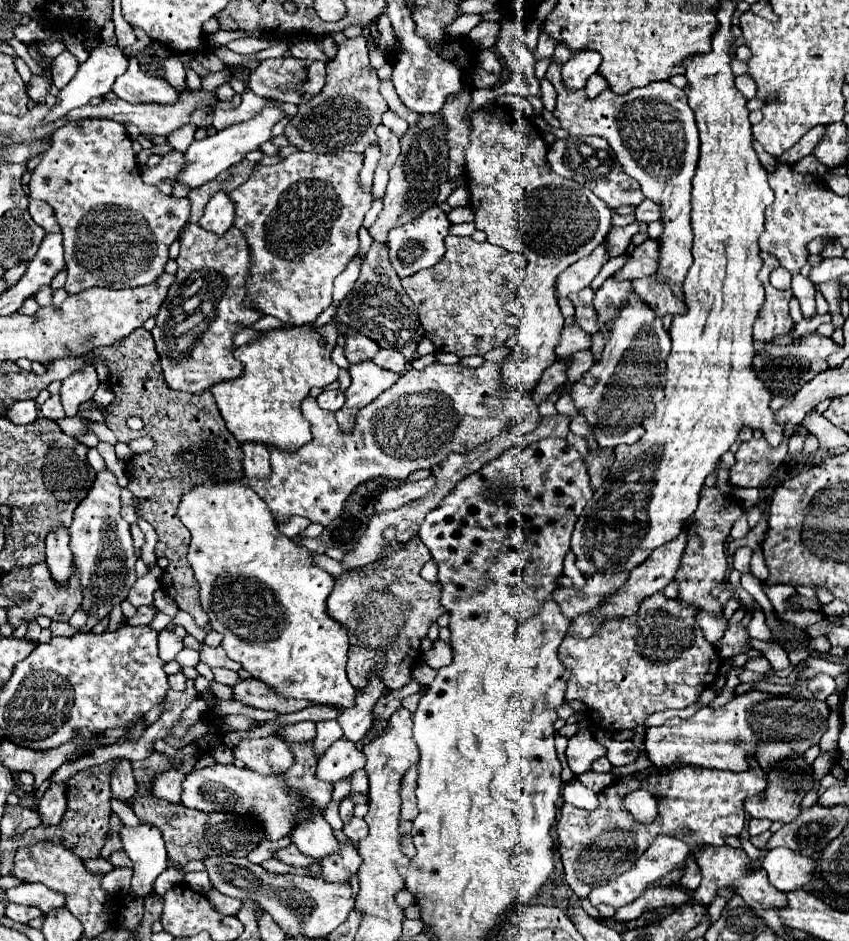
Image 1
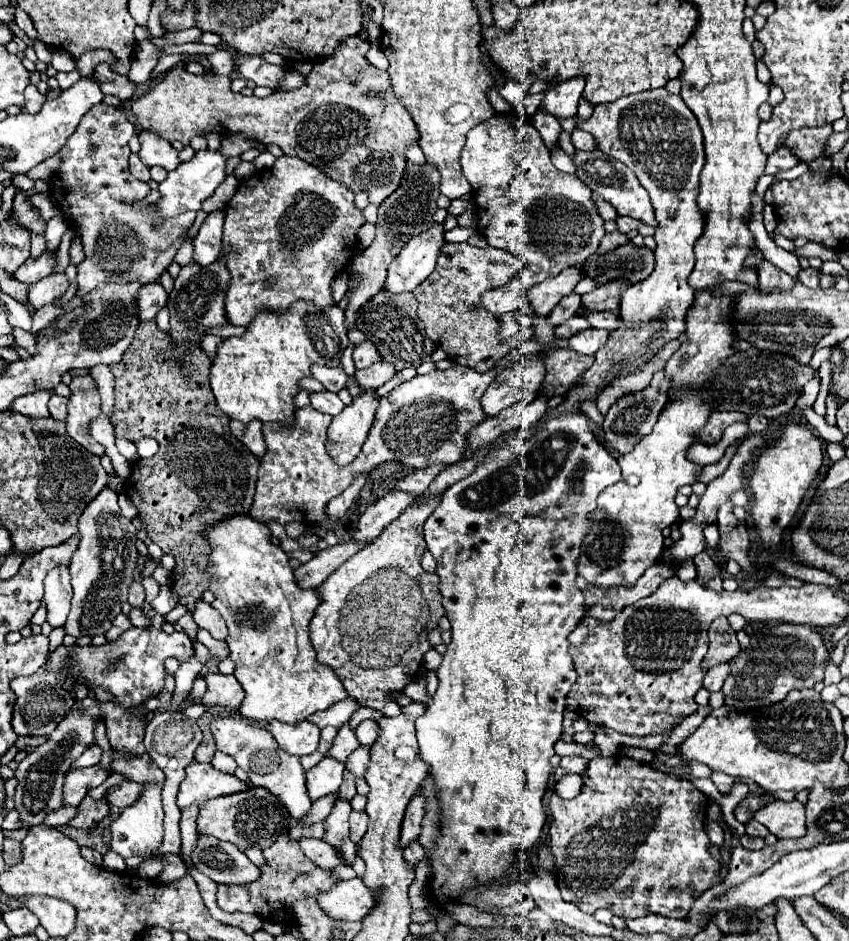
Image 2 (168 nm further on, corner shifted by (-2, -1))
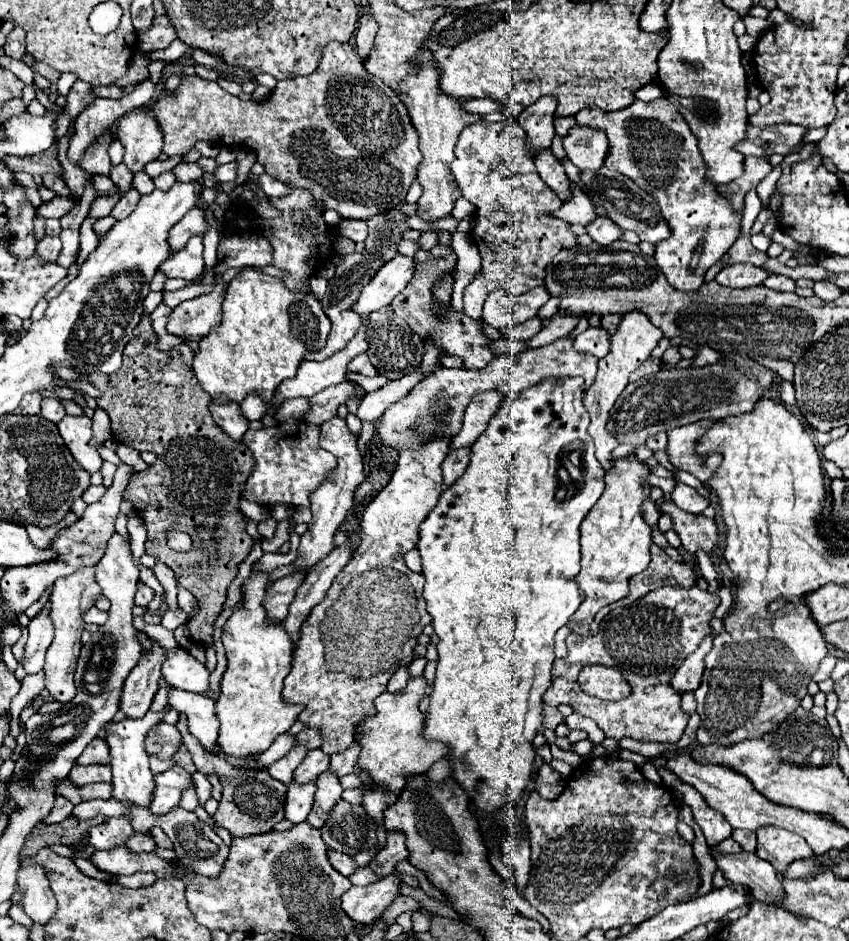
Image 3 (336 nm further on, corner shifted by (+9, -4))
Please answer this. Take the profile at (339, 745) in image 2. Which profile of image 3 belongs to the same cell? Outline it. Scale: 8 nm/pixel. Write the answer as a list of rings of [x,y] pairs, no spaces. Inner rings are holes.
[[[320,748],[308,750],[306,758],[300,762],[300,766],[294,770],[294,782],[296,784],[310,784],[318,778],[318,774],[326,772],[330,766],[330,756],[324,754]]]

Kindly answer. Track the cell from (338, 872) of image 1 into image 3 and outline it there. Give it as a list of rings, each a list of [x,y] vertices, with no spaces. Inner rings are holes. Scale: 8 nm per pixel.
[[[330,770],[322,772],[316,780],[316,794],[314,794],[314,806],[312,812],[308,816],[308,824],[312,824],[314,828],[322,826],[322,820],[328,816],[330,808],[340,800],[342,796],[342,786],[338,776],[334,776]]]

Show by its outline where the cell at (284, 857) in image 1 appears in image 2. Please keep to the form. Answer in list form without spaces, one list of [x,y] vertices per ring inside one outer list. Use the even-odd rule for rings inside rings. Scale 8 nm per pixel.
[[[303,837],[303,839],[299,839],[299,847],[321,869],[331,869],[331,867],[343,863],[341,857],[337,857],[337,851],[331,845],[327,845],[323,839]]]

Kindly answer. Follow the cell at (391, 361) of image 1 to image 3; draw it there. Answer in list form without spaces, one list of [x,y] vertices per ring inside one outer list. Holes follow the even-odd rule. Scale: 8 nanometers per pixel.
[[[348,380],[342,384],[336,384],[334,388],[326,388],[318,392],[314,398],[310,398],[310,410],[306,412],[304,422],[322,426],[326,420],[336,416],[338,406],[344,404],[352,392],[354,392],[354,386]]]

